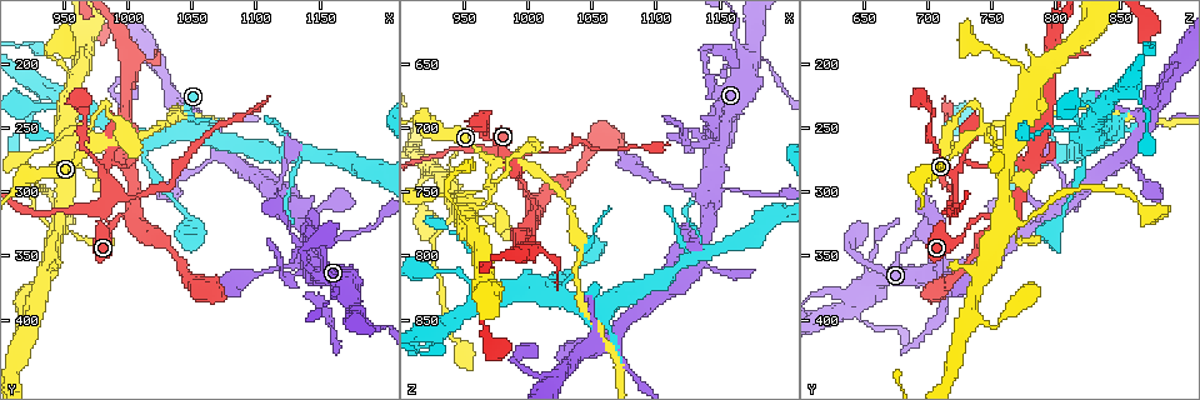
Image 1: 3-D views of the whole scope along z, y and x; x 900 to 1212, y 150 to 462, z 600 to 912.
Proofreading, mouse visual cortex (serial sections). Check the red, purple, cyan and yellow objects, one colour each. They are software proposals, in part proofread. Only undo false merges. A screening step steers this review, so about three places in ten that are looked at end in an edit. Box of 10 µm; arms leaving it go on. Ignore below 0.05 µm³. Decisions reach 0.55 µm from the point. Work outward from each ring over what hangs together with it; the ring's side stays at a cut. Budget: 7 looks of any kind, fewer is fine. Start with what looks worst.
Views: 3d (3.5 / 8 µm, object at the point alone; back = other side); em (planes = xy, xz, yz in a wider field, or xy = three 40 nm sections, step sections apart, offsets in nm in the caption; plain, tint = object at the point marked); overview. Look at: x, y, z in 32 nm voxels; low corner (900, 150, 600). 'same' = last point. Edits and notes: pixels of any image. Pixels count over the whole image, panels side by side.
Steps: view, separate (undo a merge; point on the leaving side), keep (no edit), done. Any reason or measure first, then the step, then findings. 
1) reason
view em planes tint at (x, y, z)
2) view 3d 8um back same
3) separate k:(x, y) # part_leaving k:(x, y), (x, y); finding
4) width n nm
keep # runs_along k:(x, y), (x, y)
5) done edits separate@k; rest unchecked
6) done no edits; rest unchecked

arms part here
view 3d 8um at (968, 254, 742)

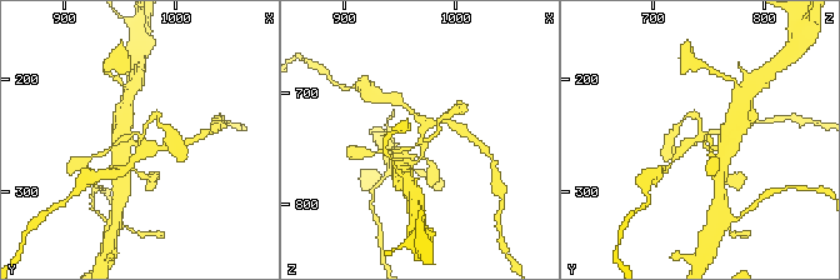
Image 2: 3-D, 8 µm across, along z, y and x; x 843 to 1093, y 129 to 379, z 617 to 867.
arms 4; arm_widths 150, 150, 150, 250 nm
view em xy step 1 tint same

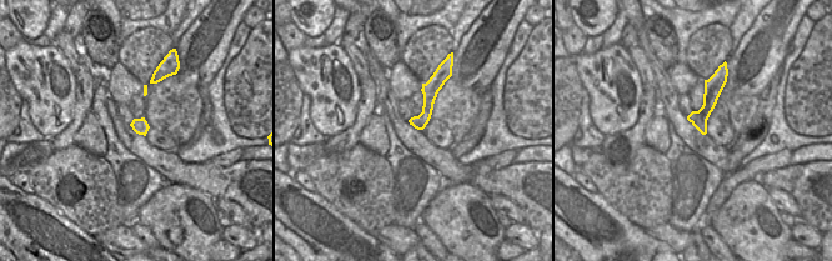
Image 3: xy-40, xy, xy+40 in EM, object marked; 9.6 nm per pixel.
width 130 nm
separate 2:(128, 124) # part_leaving 2:(421, 141), (421, 158), (401, 165); two cells meet here

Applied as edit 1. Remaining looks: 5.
see it whole again
view overview

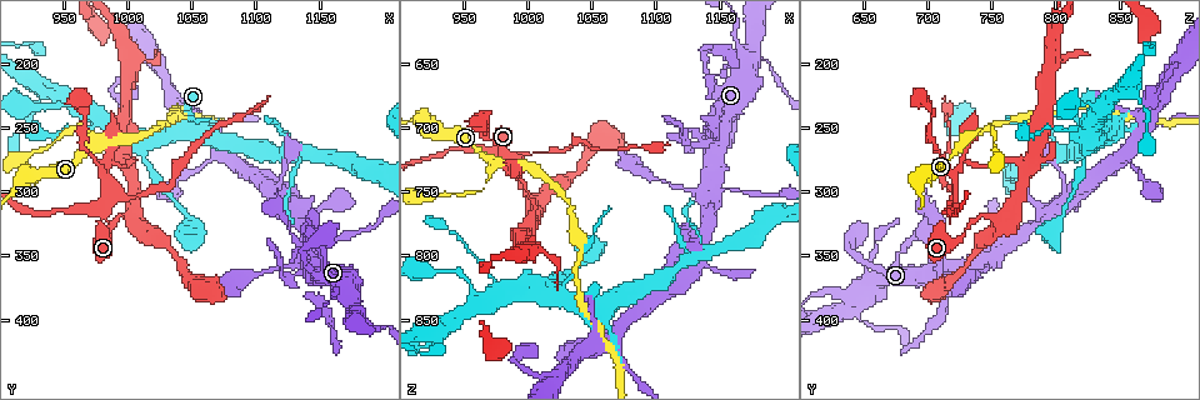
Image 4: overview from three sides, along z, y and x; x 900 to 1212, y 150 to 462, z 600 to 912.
branch point
view 3d 8um at (1004, 284, 776)

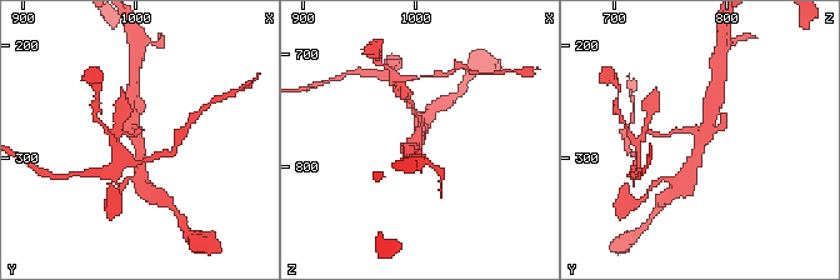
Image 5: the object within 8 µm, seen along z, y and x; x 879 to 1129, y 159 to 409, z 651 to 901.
view 3d 3.5um same

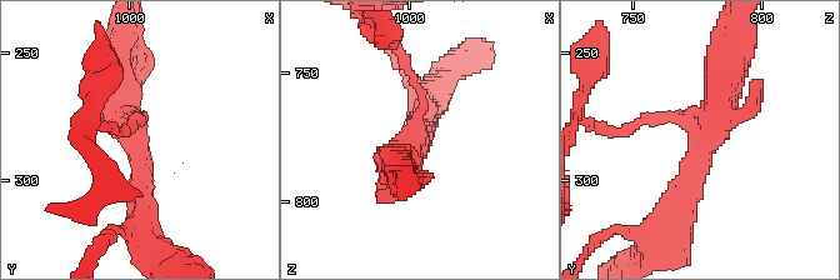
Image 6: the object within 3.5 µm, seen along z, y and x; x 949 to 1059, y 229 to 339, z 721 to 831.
keep # runs_along 6:(673, 221), (730, 68); all the same cell

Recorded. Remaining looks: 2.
narrows sharply
view 3d 8um at (1138, 352, 750)

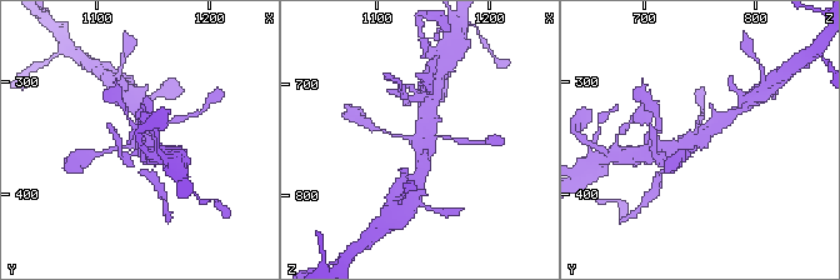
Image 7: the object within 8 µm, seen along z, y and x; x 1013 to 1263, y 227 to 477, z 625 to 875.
arms 4; arm_widths 150, 150, 400, 400 nm; shape alone is not enough
view em planes tint same

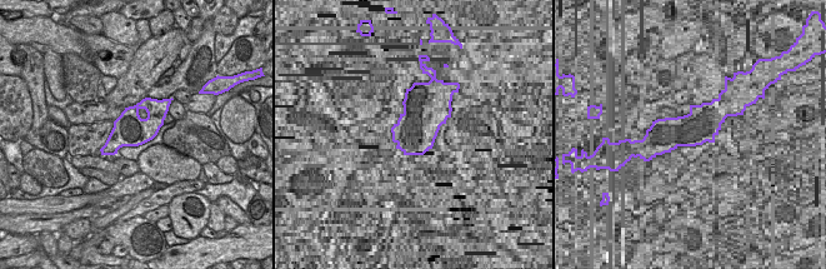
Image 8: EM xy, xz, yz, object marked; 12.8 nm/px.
keep # runs_along 7:(669, 149), (703, 139), (728, 118); continuous, no second cell

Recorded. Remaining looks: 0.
done edits separate@2; rest unchecked

